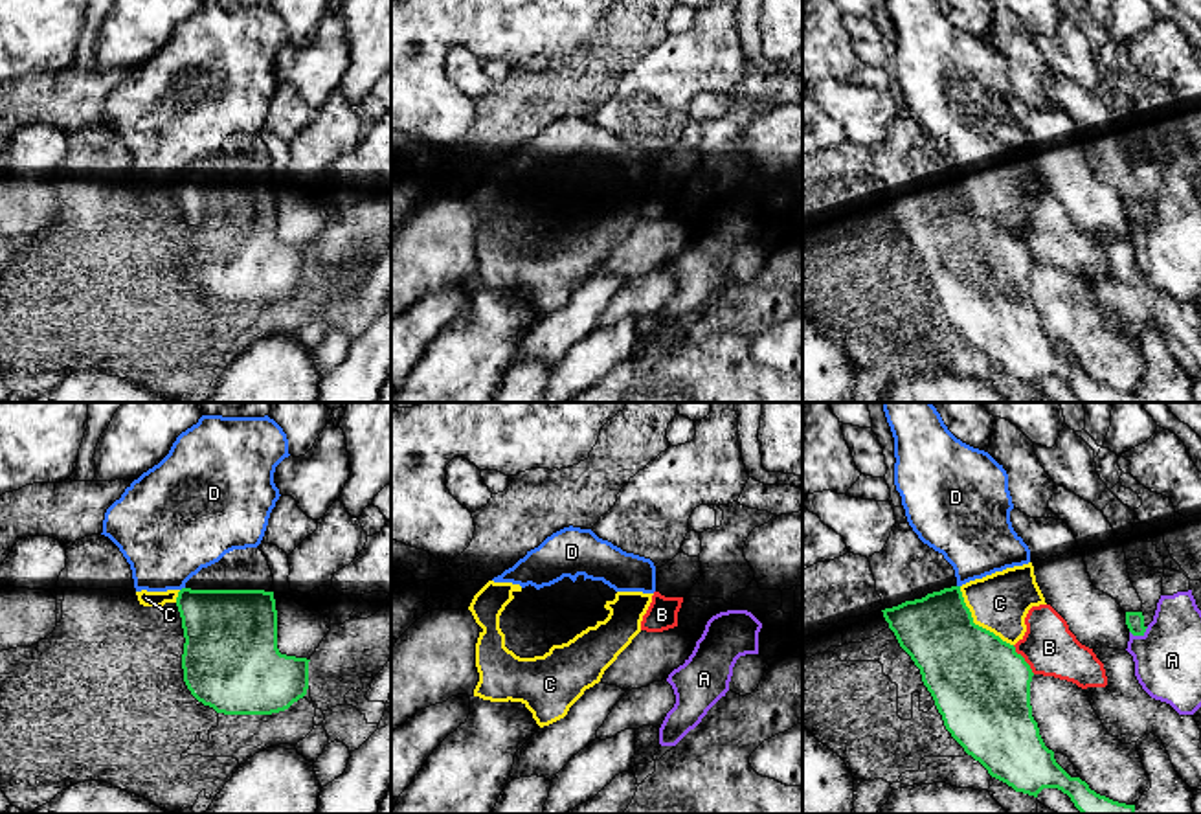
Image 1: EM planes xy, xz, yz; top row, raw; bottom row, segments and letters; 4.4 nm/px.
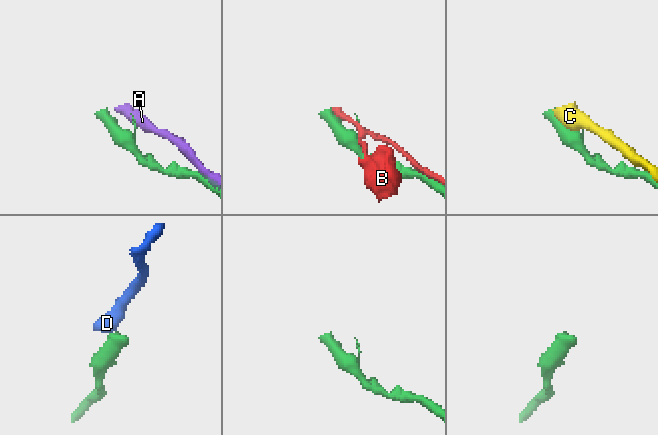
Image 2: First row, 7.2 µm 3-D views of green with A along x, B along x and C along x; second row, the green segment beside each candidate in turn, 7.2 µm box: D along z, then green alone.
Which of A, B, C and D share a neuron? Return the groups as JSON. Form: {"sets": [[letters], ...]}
{"sets": [["A"], ["B"], ["C", "D"]]}

